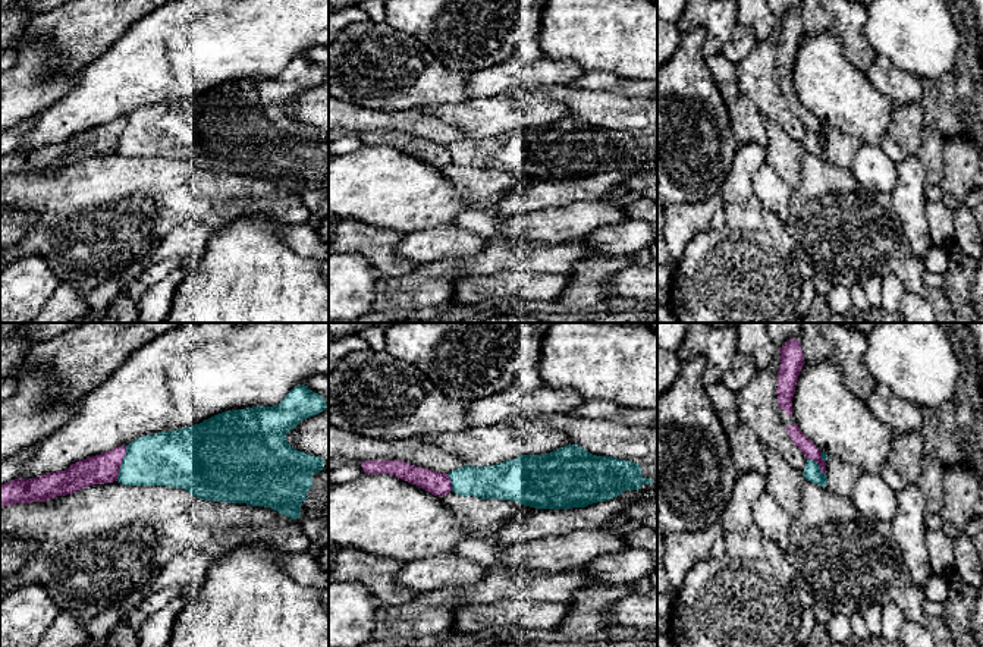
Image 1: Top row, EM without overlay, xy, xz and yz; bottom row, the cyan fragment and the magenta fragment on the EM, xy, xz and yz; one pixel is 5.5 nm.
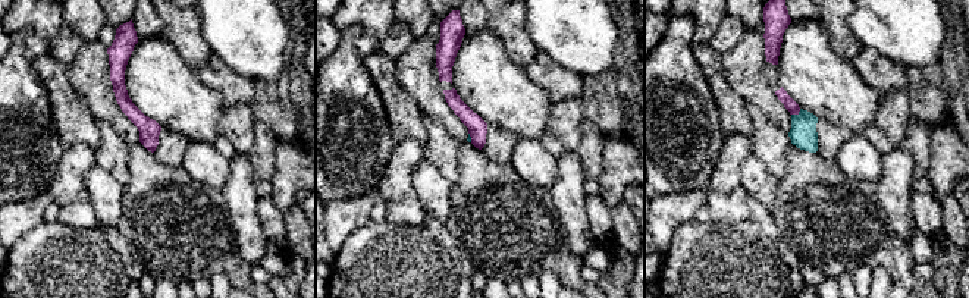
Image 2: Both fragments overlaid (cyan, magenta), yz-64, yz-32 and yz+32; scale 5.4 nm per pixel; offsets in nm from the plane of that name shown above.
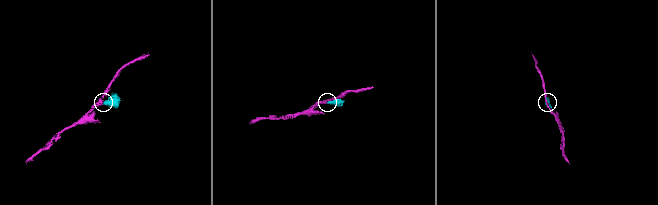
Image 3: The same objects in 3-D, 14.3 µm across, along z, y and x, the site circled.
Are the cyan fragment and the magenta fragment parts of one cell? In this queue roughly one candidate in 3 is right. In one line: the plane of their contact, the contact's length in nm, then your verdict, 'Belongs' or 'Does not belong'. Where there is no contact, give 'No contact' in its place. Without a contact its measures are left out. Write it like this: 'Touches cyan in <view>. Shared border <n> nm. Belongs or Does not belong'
Touches cyan in xy. Shared border 200 nm. Does not belong

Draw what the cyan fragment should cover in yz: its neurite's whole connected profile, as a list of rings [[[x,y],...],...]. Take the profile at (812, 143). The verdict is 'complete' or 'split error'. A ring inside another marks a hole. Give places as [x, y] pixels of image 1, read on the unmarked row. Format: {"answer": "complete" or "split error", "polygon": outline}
{"answer": "complete", "polygon": [[[805,129],[805,131],[807,131],[807,135],[805,135],[805,139],[803,144],[804,150],[817,157],[826,158],[827,148],[826,148],[826,145],[823,145],[820,142],[819,135],[813,131],[808,131],[808,129]]]}

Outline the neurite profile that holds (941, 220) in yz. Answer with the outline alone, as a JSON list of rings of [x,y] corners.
[[[927,201],[924,213],[933,244],[945,248],[955,239],[955,213],[943,201]]]

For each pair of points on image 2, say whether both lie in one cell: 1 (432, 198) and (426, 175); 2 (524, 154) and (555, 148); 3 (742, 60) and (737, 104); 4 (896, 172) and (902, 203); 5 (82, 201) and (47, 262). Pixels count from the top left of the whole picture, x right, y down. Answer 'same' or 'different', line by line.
1: same
2: different
3: different
4: same
5: different

